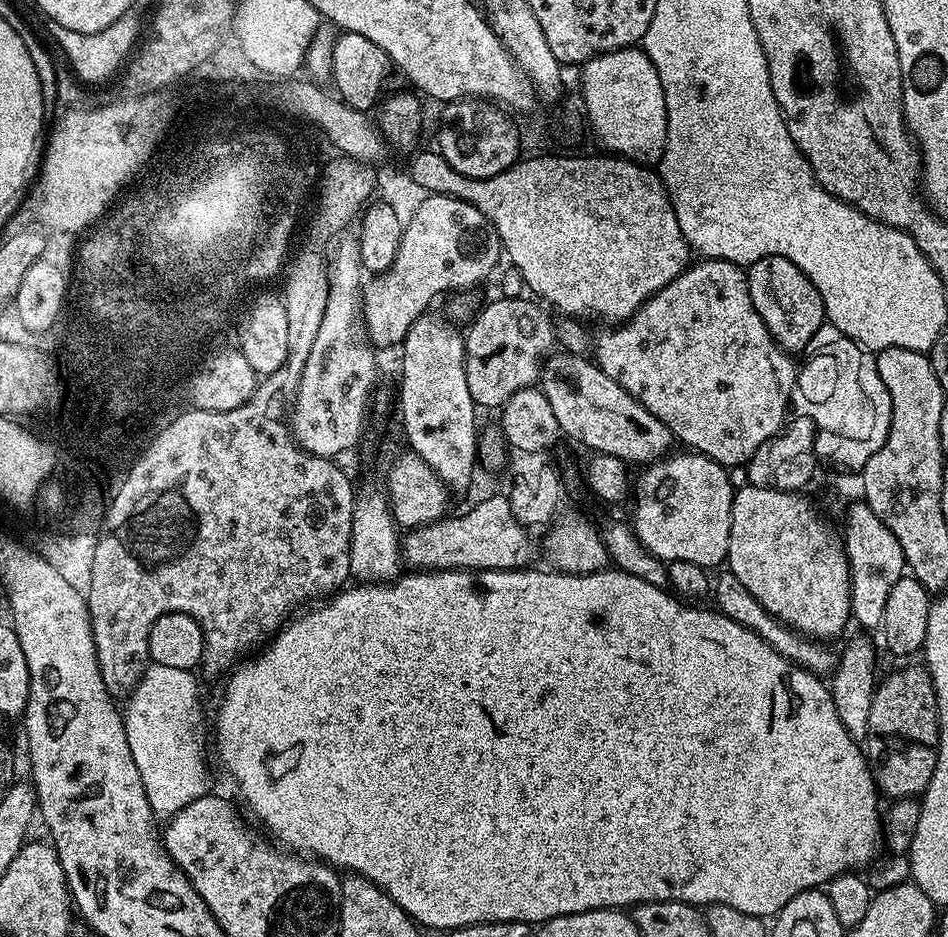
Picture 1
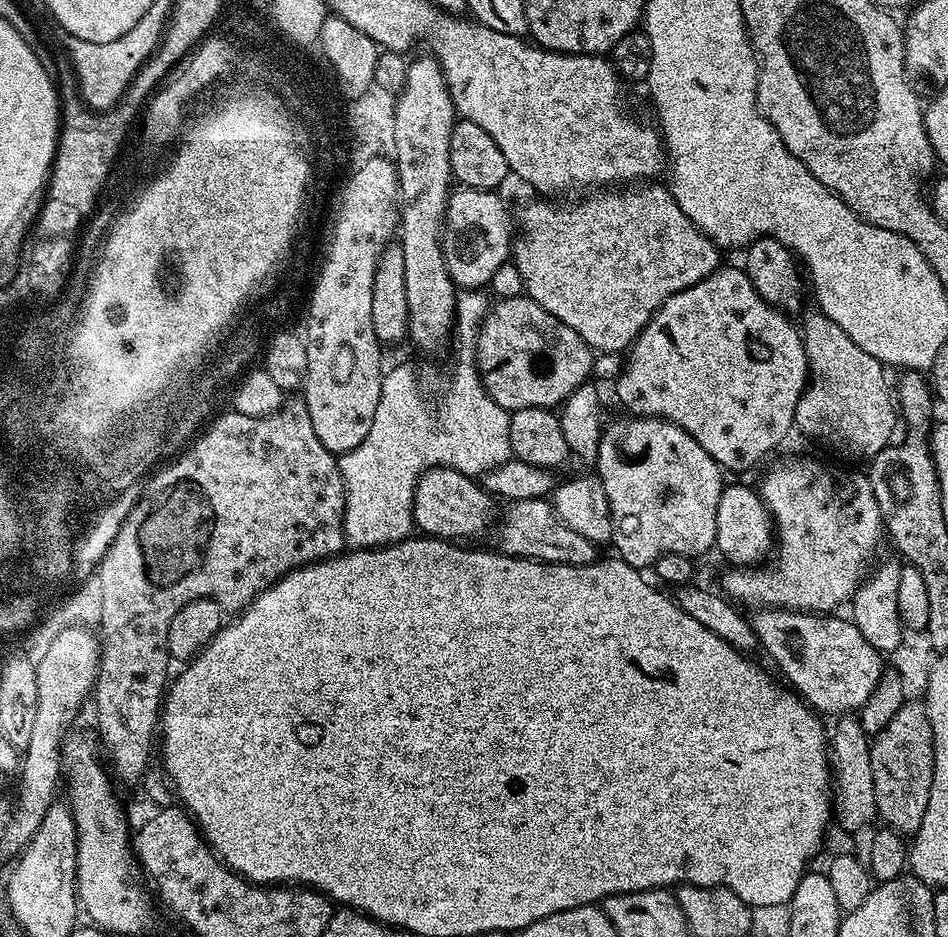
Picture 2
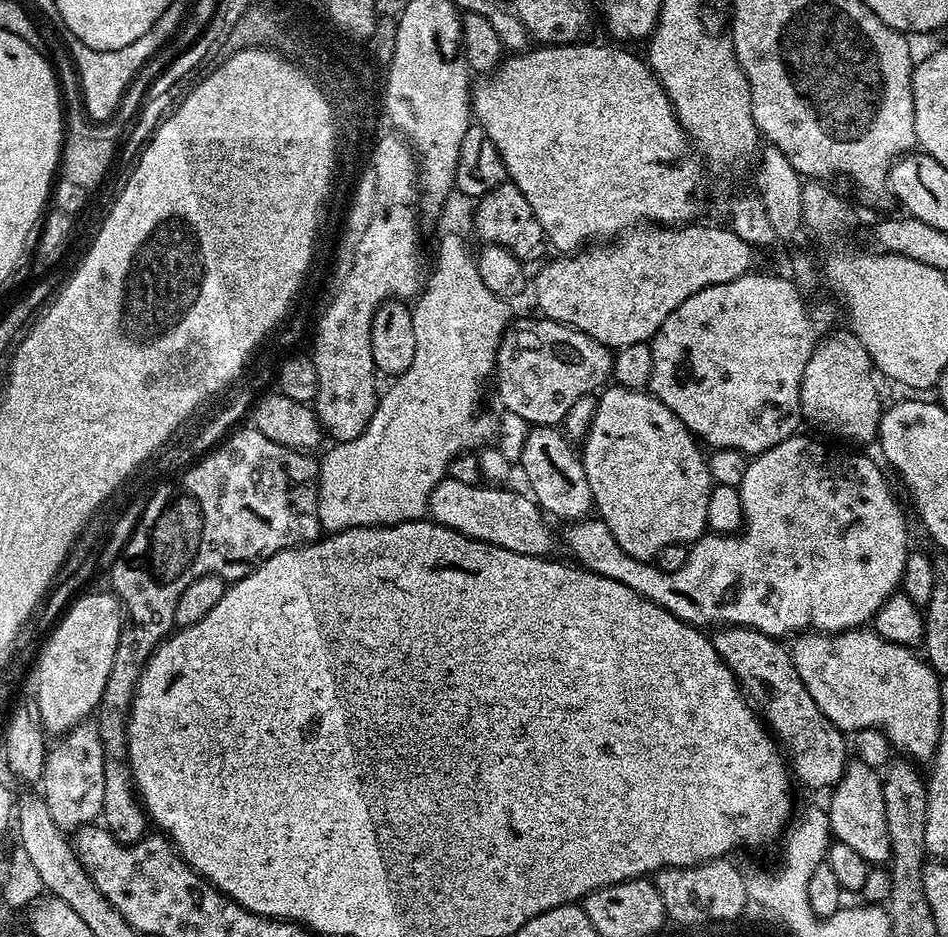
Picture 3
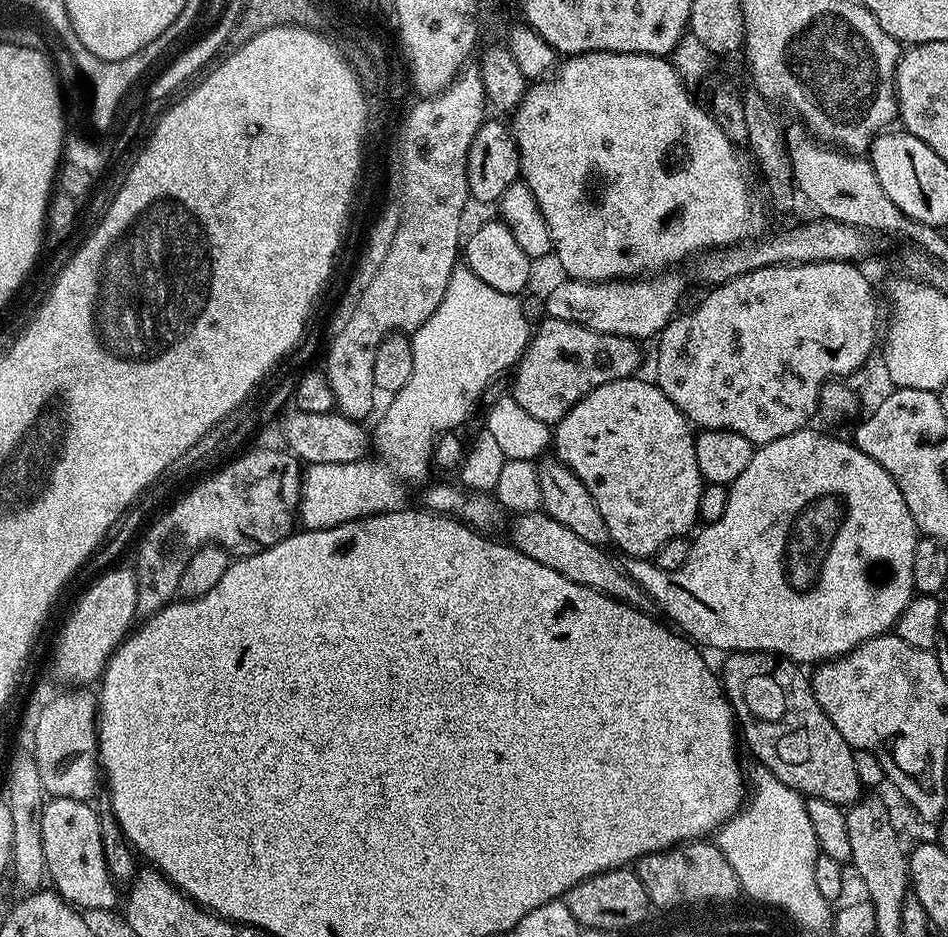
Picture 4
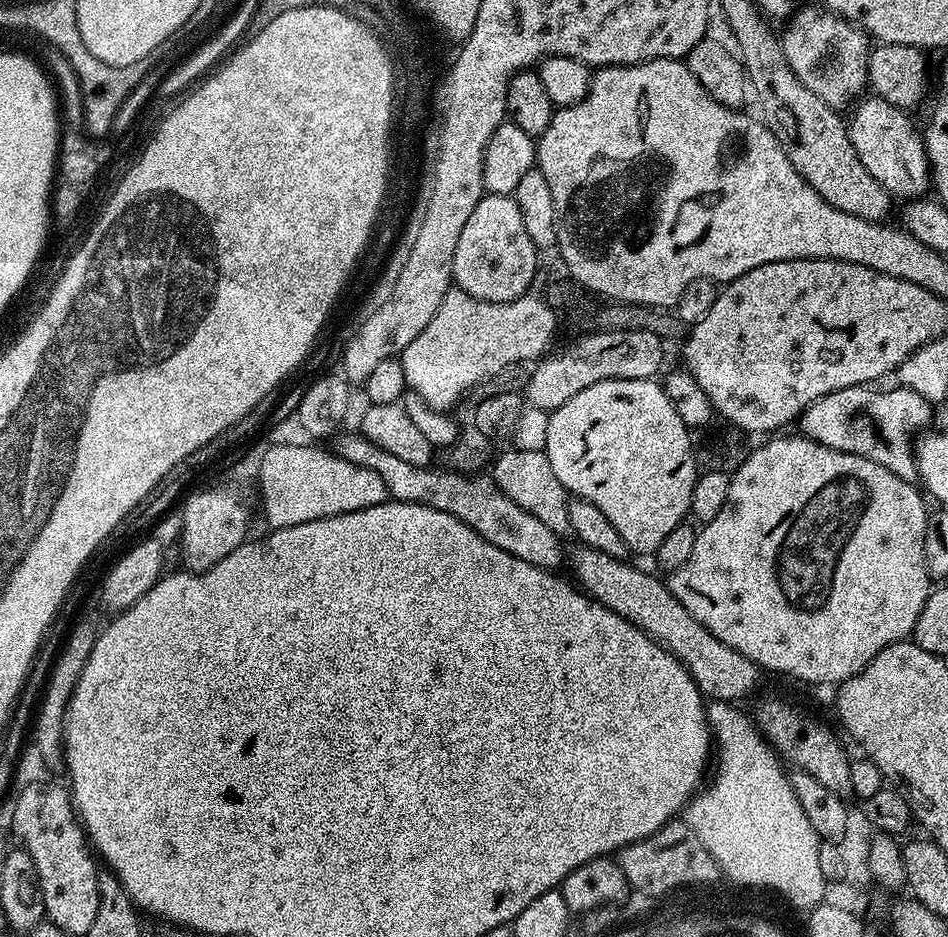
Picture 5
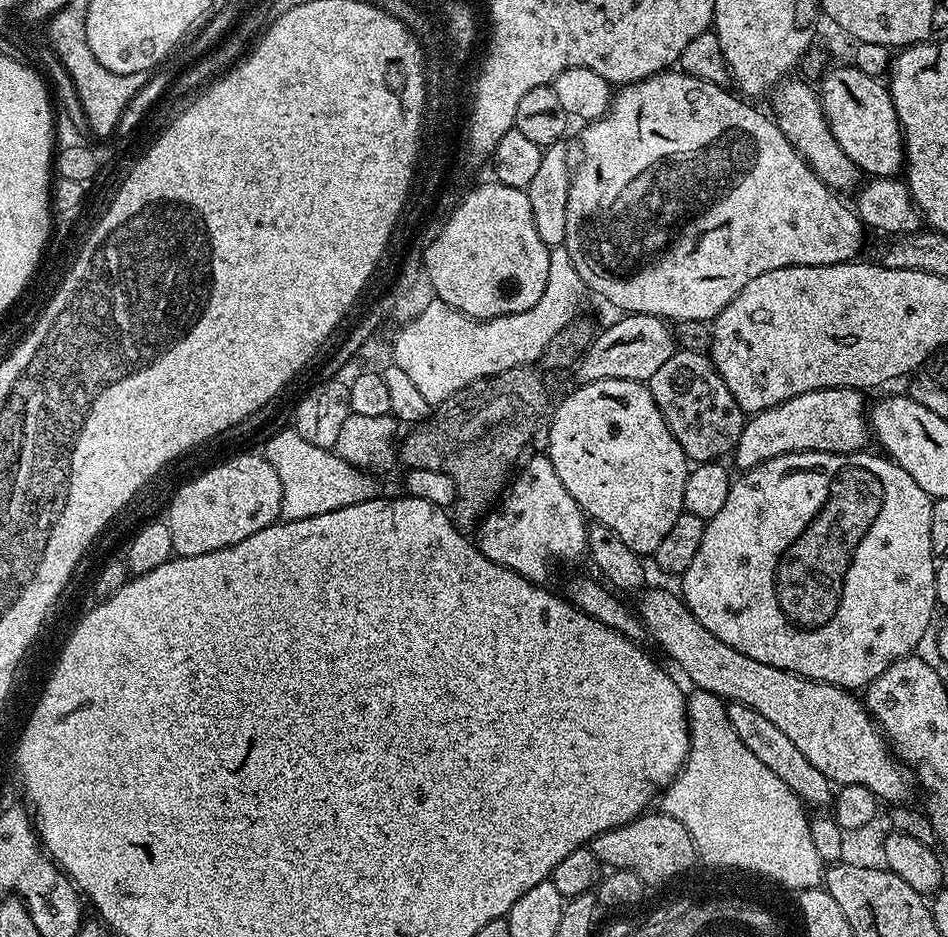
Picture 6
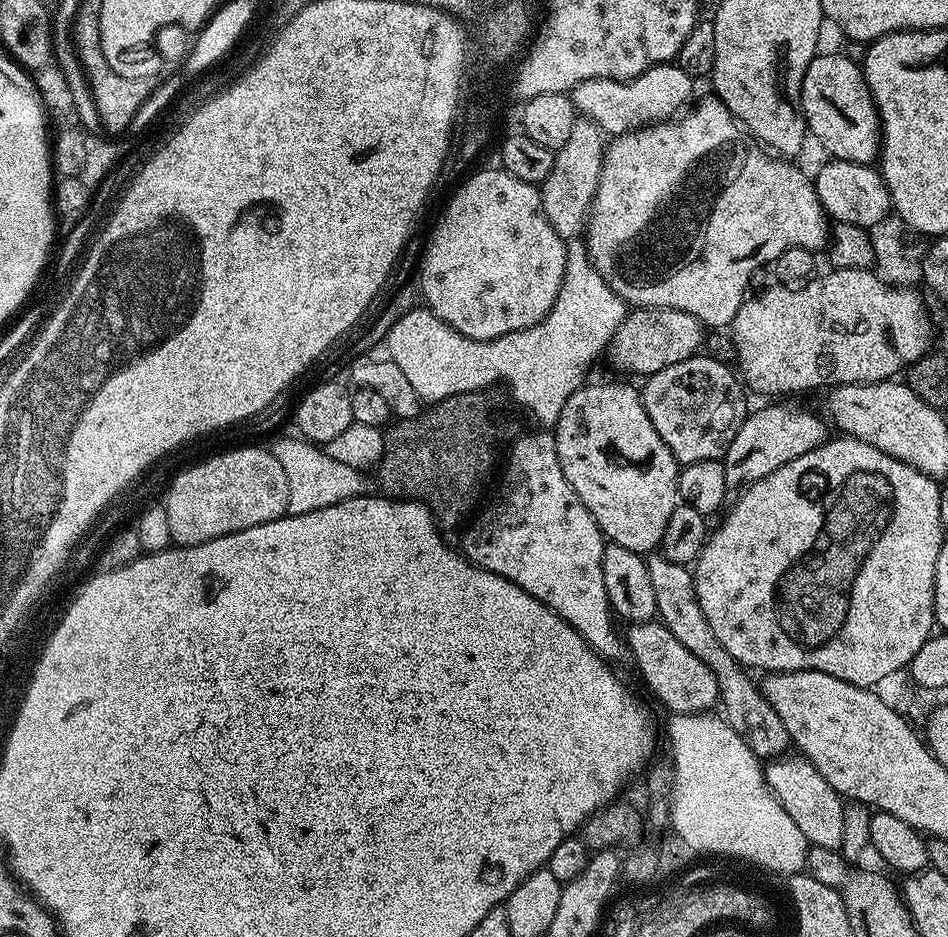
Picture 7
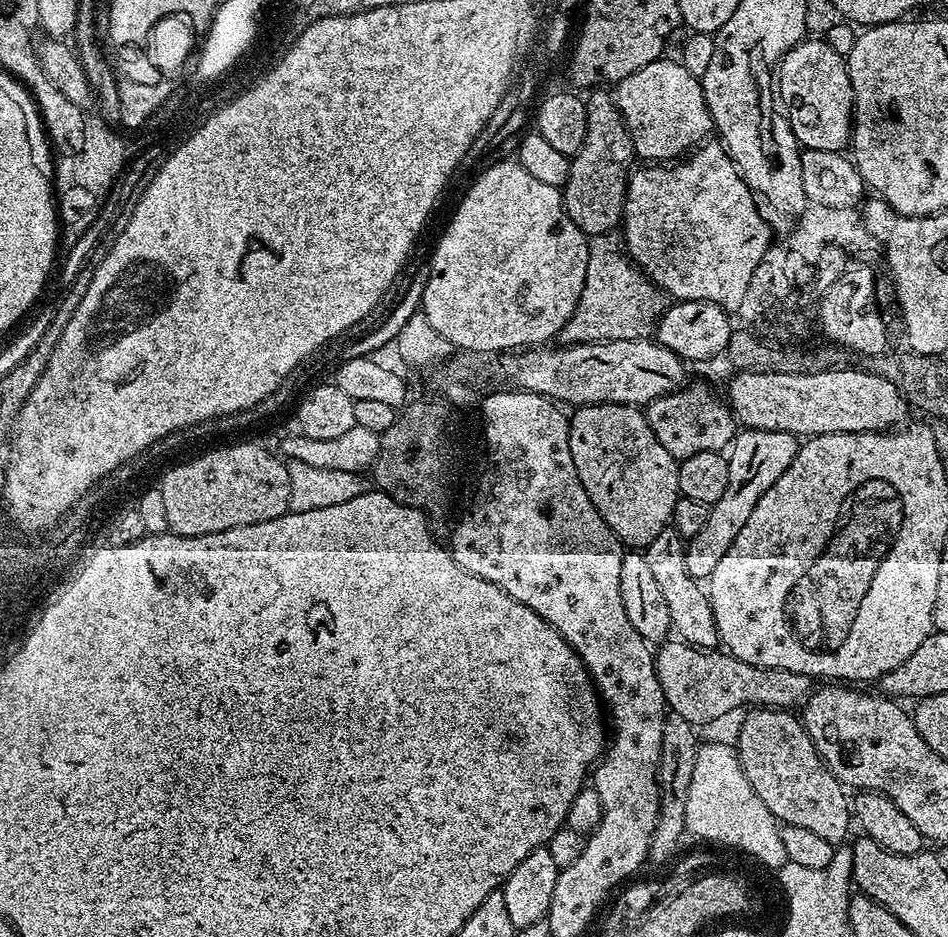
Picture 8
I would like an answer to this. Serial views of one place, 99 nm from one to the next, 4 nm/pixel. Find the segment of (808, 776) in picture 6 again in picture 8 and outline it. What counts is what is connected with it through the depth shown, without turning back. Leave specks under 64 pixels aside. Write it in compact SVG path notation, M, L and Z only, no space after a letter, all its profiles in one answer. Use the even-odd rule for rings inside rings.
M667 528L660 531L656 538L645 545L643 554L661 593L665 596L675 635L692 647L712 650L719 645L713 608L709 604L707 591L693 578L686 567L685 550L683 537L677 535L675 529Z

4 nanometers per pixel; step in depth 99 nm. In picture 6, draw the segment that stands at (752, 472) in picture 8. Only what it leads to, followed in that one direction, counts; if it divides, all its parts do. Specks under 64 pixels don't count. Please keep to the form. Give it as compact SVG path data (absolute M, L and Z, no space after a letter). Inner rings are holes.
M823 388L822 390L814 390L813 392L807 392L806 394L798 394L794 398L790 398L786 402L782 402L778 406L773 408L767 408L761 412L749 415L747 417L744 429L741 432L741 436L737 440L737 444L734 449L734 457L736 456L737 469L747 470L758 466L762 462L766 462L770 458L778 458L783 452L863 452L869 447L870 444L870 420L866 415L866 404L864 408L864 396L863 391L854 388Z

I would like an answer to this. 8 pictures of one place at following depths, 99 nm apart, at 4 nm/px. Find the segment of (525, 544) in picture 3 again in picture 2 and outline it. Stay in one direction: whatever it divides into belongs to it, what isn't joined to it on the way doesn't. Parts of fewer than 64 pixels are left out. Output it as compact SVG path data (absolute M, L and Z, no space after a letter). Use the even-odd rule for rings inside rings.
M431 468L420 476L416 487L416 501L412 507L415 527L425 536L449 542L463 541L463 536L476 536L493 523L494 496L485 492L473 477L458 468Z

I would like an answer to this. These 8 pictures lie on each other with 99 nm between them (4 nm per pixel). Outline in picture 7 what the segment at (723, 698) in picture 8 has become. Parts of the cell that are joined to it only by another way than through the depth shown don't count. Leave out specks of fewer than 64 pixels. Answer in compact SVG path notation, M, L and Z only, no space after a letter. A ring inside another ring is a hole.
M659 619L647 620L641 624L628 624L626 630L627 649L636 658L649 690L669 708L669 713L708 712L717 707L720 699L719 682L711 665L678 642L664 623Z

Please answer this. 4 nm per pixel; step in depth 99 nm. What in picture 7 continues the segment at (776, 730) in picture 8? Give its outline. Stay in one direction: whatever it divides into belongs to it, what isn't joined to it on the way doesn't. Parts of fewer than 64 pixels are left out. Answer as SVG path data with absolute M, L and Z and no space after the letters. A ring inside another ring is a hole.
M788 754L783 758L773 759L769 763L772 765L764 768L764 780L786 810L786 814L794 818L798 830L802 830L809 845L839 849L844 842L845 801L839 792L833 790L830 782L826 782L822 774L818 774L818 770L810 761L796 756Z

